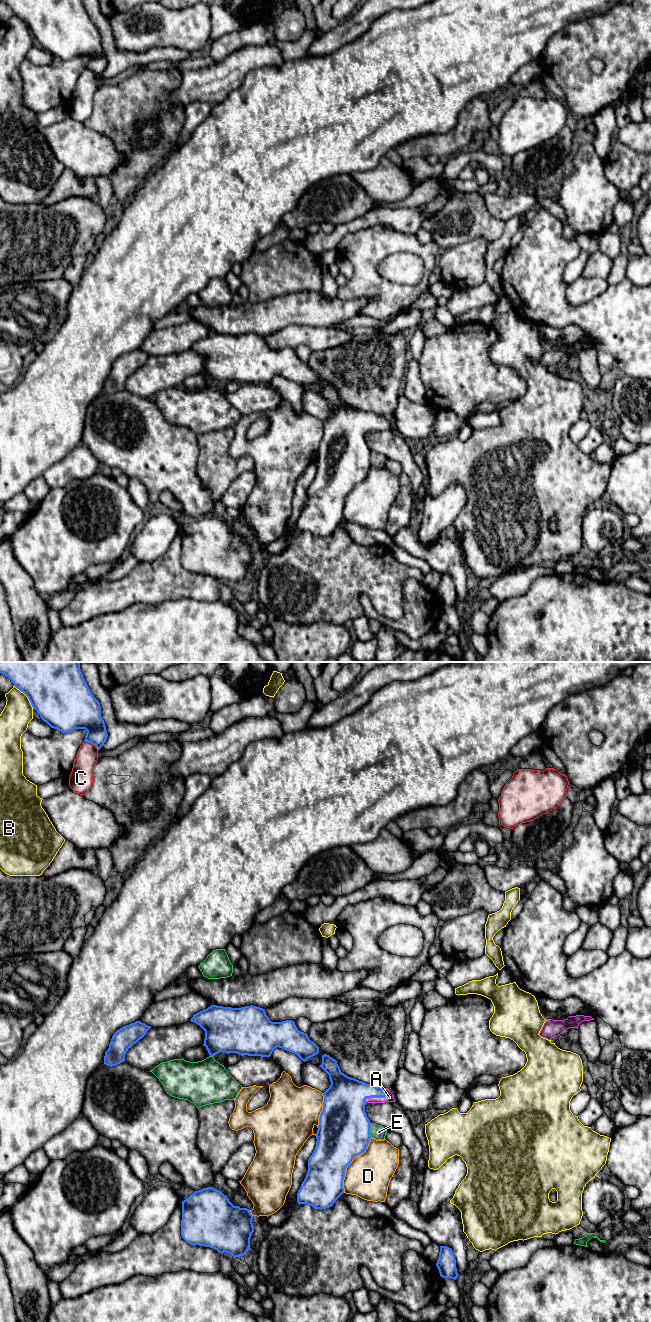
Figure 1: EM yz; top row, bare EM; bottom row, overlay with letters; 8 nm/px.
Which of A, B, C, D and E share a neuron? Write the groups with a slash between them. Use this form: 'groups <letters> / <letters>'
groups A / B / C / D / E

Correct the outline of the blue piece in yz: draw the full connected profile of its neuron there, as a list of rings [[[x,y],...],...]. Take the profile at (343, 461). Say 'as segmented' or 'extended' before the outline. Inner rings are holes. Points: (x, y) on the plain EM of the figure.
extended; [[[327,382],[322,383],[319,394],[328,403],[331,413],[323,421],[323,438],[319,445],[316,474],[308,487],[308,499],[297,521],[298,532],[307,532],[314,537],[326,537],[344,521],[345,498],[352,488],[365,480],[371,467],[371,450],[365,440],[367,431],[395,430],[388,416],[348,405],[341,400],[337,389]]]

